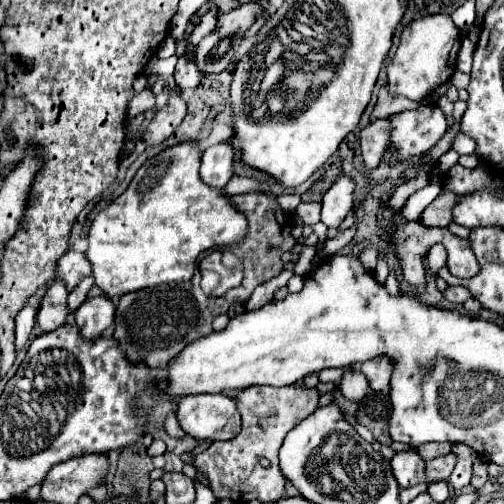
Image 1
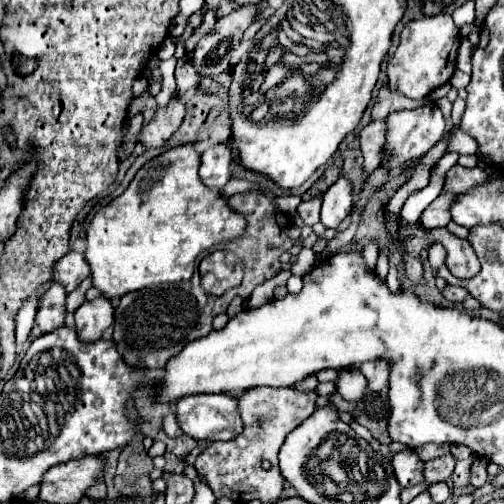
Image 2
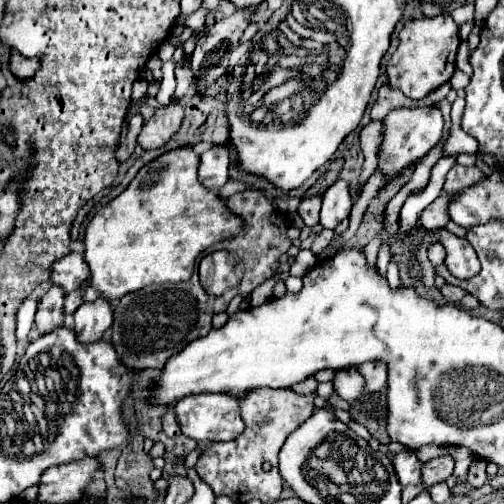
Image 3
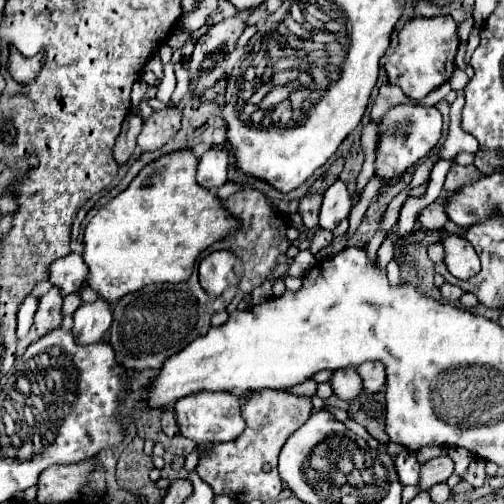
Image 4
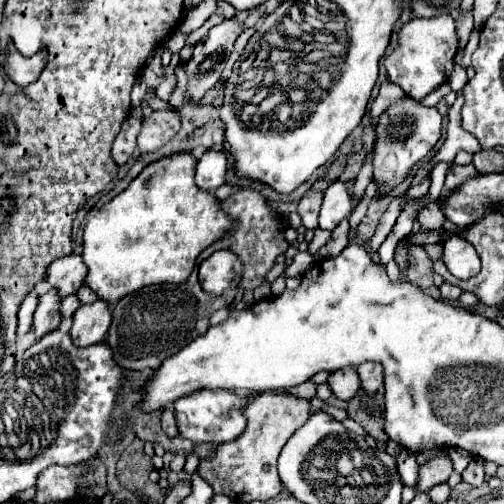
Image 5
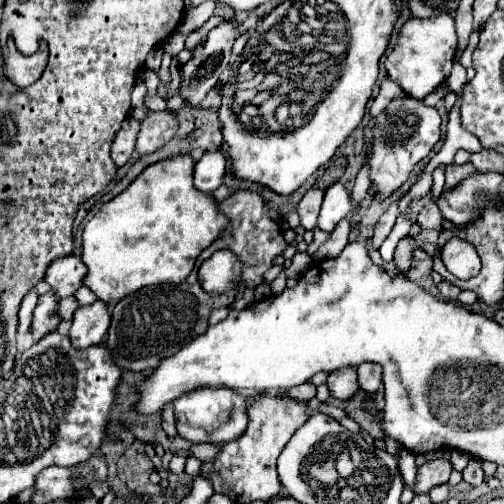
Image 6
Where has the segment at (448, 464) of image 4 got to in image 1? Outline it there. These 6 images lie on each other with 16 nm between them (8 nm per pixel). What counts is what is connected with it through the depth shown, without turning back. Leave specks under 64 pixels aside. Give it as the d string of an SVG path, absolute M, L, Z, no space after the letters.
M444 454L444 456L438 456L430 462L426 462L426 468L428 468L428 478L430 482L436 482L436 480L446 480L450 476L450 472L454 470L458 462L458 456L456 454Z

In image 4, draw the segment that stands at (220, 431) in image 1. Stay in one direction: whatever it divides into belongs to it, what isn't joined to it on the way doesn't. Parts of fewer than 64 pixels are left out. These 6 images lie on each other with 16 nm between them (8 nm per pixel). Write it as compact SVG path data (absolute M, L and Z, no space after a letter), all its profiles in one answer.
M200 392L180 398L174 404L174 410L182 436L194 440L196 444L234 440L244 430L244 420L240 418L240 402L240 396L230 392Z

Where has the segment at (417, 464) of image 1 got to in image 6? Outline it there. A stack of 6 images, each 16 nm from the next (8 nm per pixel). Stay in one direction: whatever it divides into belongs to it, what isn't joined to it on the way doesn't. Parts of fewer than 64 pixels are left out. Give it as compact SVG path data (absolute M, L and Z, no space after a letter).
M402 450L398 454L398 468L400 468L400 476L404 480L406 486L412 486L416 482L416 474L418 474L418 466L416 466L416 456L408 450Z

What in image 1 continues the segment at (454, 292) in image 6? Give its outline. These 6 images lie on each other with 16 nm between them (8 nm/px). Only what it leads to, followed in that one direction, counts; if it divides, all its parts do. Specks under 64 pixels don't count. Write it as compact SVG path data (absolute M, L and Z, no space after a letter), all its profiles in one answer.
M448 286L444 296L452 302L452 304L464 304L468 298L472 298L470 290L464 288L464 286Z

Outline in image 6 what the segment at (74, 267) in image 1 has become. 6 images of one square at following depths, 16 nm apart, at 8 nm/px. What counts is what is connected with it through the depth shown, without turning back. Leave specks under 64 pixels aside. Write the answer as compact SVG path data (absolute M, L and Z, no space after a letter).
M70 254L50 264L44 280L52 286L58 298L66 298L66 296L72 296L82 286L84 276L86 276L84 262L80 260L80 256Z

